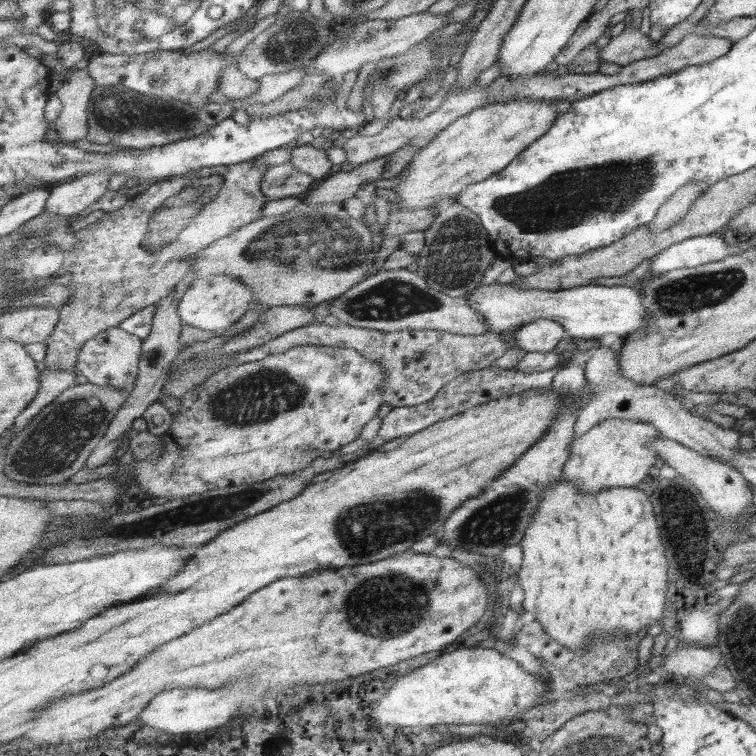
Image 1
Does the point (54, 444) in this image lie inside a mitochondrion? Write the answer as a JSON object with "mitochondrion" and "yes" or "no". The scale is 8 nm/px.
{"mitochondrion":"yes"}

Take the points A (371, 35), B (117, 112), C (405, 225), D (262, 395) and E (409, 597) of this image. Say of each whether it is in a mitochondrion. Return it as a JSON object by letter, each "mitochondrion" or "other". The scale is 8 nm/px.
{"A":"mitochondrion","B":"mitochondrion","C":"other","D":"mitochondrion","E":"mitochondrion"}

